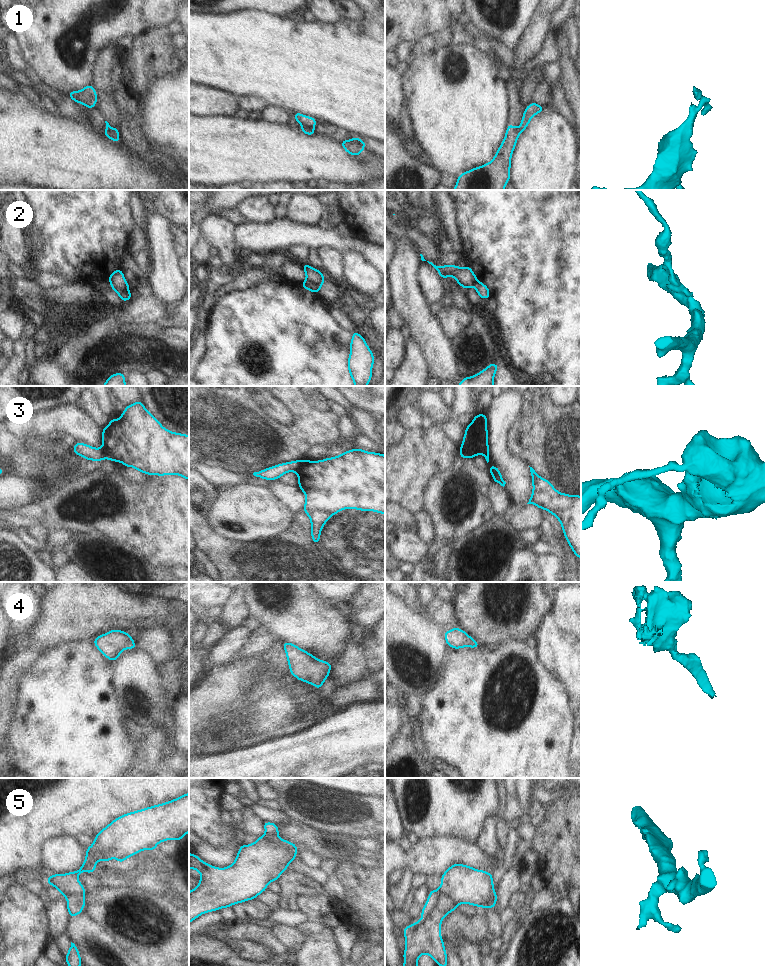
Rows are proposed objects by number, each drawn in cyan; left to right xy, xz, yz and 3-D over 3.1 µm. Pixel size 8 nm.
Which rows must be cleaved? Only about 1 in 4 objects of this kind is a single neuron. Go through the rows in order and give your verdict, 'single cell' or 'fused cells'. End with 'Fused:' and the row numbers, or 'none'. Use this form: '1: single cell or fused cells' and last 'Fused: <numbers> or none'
1: fused cells
2: fused cells
3: fused cells
4: single cell
5: fused cells
Fused: 1, 2, 3, 5

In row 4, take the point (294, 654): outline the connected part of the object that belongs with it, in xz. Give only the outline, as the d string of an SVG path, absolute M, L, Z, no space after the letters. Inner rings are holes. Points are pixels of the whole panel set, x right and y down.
M283 641L283 649L286 652L290 674L320 690L330 674L332 664L319 660L293 643Z

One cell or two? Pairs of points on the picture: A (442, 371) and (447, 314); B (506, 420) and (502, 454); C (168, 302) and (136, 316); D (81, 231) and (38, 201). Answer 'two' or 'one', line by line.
A: two
B: one
C: two
D: one

